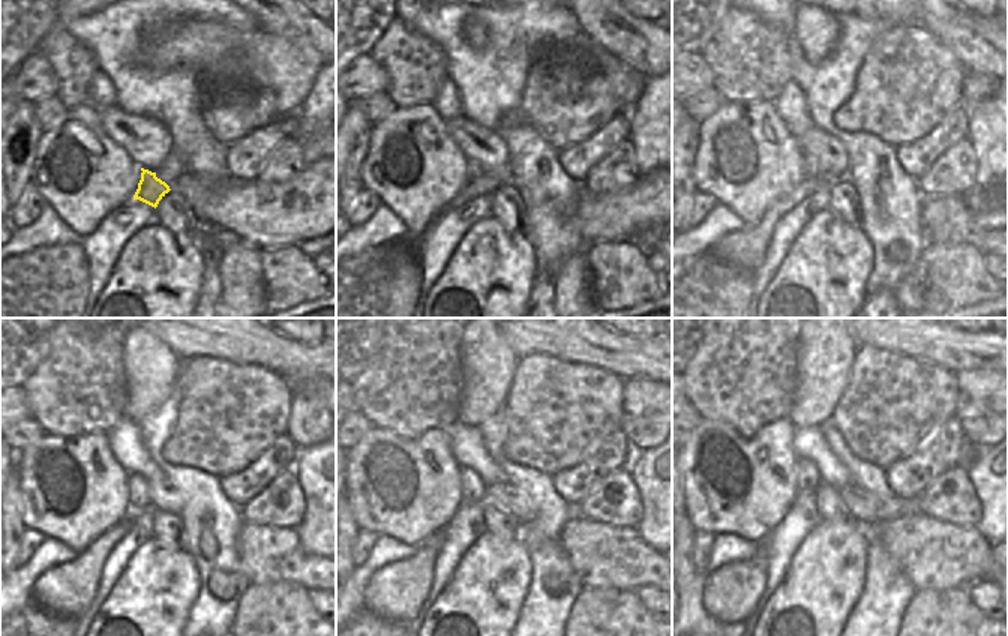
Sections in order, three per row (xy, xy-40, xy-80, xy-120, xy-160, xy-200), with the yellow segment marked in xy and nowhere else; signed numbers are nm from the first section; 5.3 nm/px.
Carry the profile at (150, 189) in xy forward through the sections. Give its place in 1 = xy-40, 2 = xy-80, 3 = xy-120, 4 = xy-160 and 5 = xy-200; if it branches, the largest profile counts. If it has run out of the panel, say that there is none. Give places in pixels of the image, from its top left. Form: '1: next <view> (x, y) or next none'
1: next xy-40 (485, 185)
2: next xy-80 (812, 170)
3: next xy-120 (138, 500)
4: next xy-160 (473, 488)
5: next xy-200 (807, 476)

